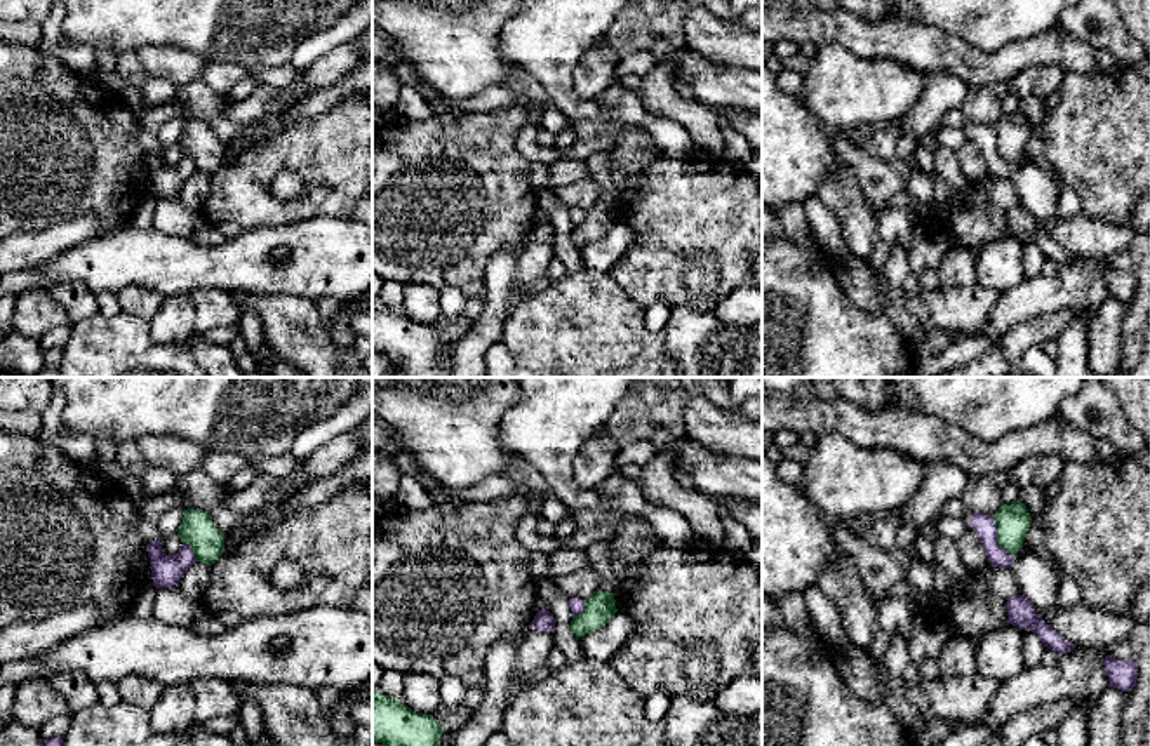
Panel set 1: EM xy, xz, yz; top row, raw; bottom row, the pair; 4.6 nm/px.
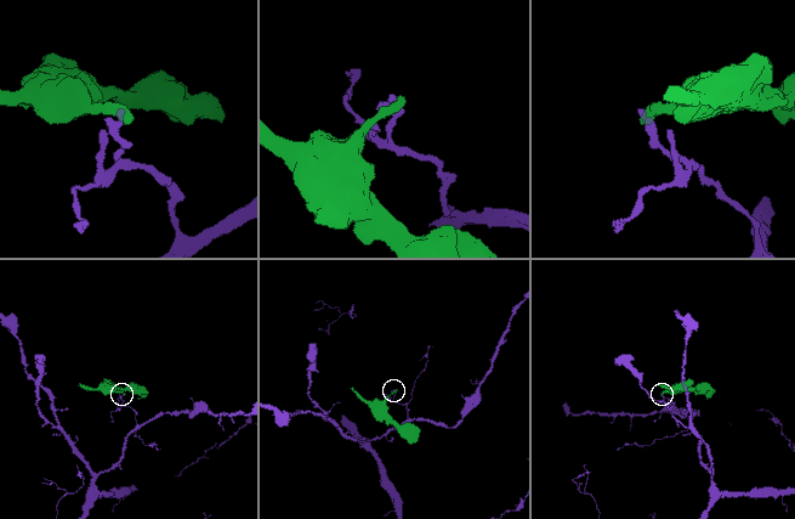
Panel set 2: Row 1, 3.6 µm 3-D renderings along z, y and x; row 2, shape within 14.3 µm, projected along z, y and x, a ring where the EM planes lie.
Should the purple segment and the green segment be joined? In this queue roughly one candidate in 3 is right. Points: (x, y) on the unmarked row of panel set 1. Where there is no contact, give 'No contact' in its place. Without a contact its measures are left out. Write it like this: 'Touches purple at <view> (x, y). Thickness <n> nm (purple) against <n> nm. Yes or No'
Touches purple at yz (996, 148). Thickness 100 nm (purple) against 160 nm. No

